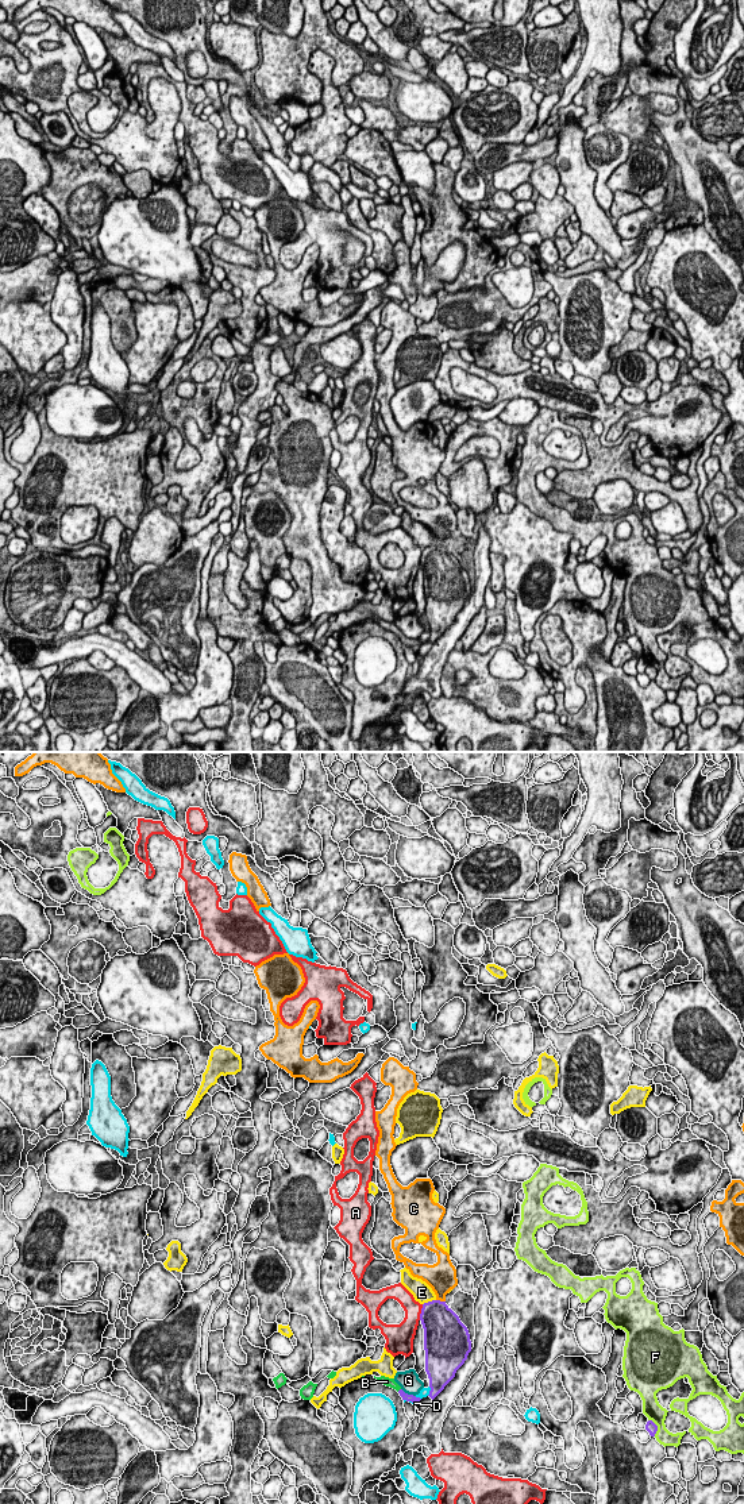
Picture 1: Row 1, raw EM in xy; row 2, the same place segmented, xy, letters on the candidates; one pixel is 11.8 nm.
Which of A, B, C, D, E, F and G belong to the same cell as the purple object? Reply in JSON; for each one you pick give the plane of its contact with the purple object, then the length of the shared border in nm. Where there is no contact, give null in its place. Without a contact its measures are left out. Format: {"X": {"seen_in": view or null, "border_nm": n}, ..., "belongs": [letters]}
{"B": {"seen_in": null}, "belongs": ["B"]}

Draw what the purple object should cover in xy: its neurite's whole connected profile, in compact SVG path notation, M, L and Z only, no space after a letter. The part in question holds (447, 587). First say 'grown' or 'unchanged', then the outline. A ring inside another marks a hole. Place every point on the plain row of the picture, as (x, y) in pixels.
unchanged | M446 545L423 548L420 564L424 572L425 616L429 641L433 644L455 621L471 595L467 571Z

